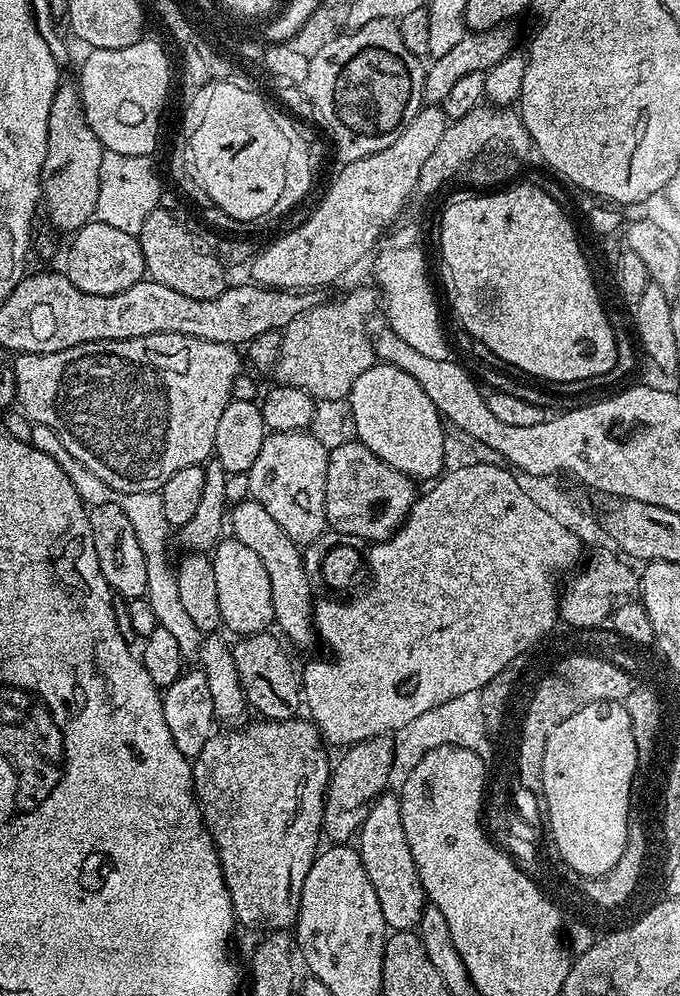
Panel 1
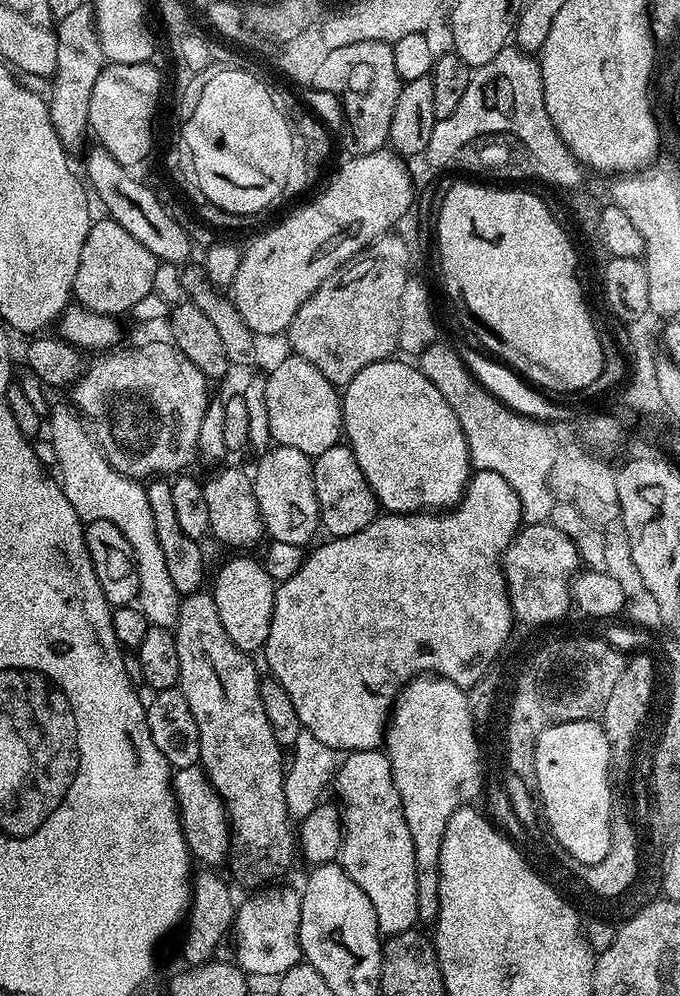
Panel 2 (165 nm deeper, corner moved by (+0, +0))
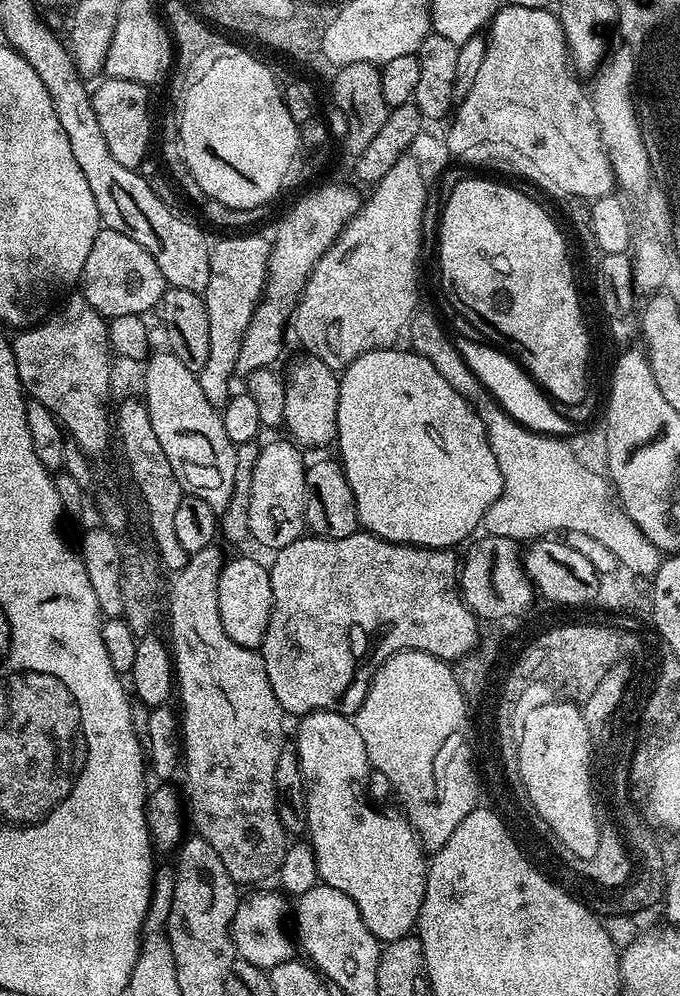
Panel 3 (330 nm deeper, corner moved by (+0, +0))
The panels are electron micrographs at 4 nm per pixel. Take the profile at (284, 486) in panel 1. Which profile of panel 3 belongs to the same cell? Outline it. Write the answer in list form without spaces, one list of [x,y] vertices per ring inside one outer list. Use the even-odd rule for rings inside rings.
[[[276,440],[273,444],[264,444],[258,454],[258,462],[254,462],[254,478],[250,485],[250,530],[251,539],[257,540],[264,548],[279,550],[290,546],[290,542],[299,540],[305,535],[304,523],[304,469],[306,460],[300,457],[301,449],[288,440]]]

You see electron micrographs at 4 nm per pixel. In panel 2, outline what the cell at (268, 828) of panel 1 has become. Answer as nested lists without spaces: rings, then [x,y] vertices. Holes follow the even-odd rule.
[[[177,768],[172,773],[172,794],[176,797],[176,806],[180,809],[180,828],[188,843],[188,851],[204,866],[220,866],[227,861],[230,833],[228,830],[228,812],[222,798],[208,781],[203,768]]]

